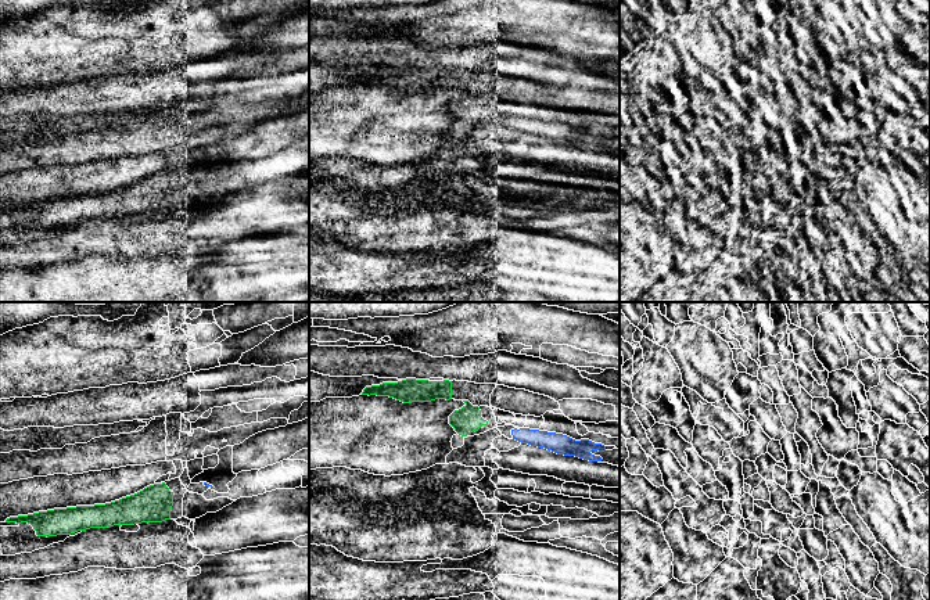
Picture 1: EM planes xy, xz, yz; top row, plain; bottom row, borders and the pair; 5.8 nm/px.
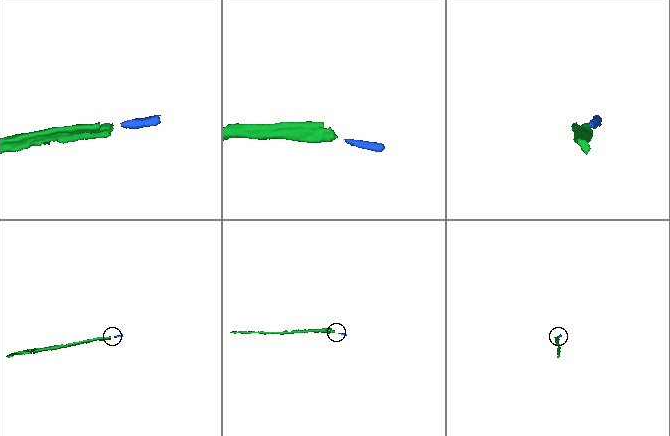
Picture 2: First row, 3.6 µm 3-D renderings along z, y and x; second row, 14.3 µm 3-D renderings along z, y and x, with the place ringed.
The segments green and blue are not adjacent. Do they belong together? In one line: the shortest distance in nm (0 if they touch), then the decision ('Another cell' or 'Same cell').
Distance 150 nm. Same cell

